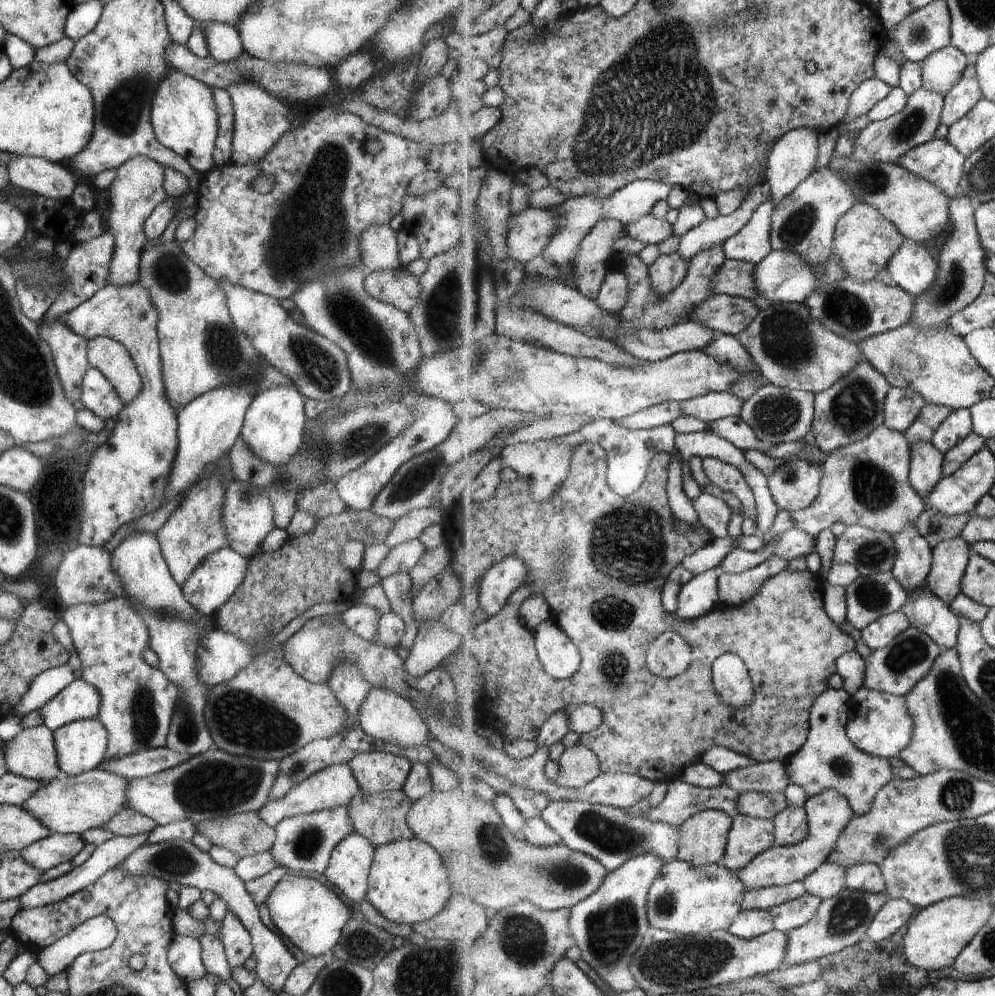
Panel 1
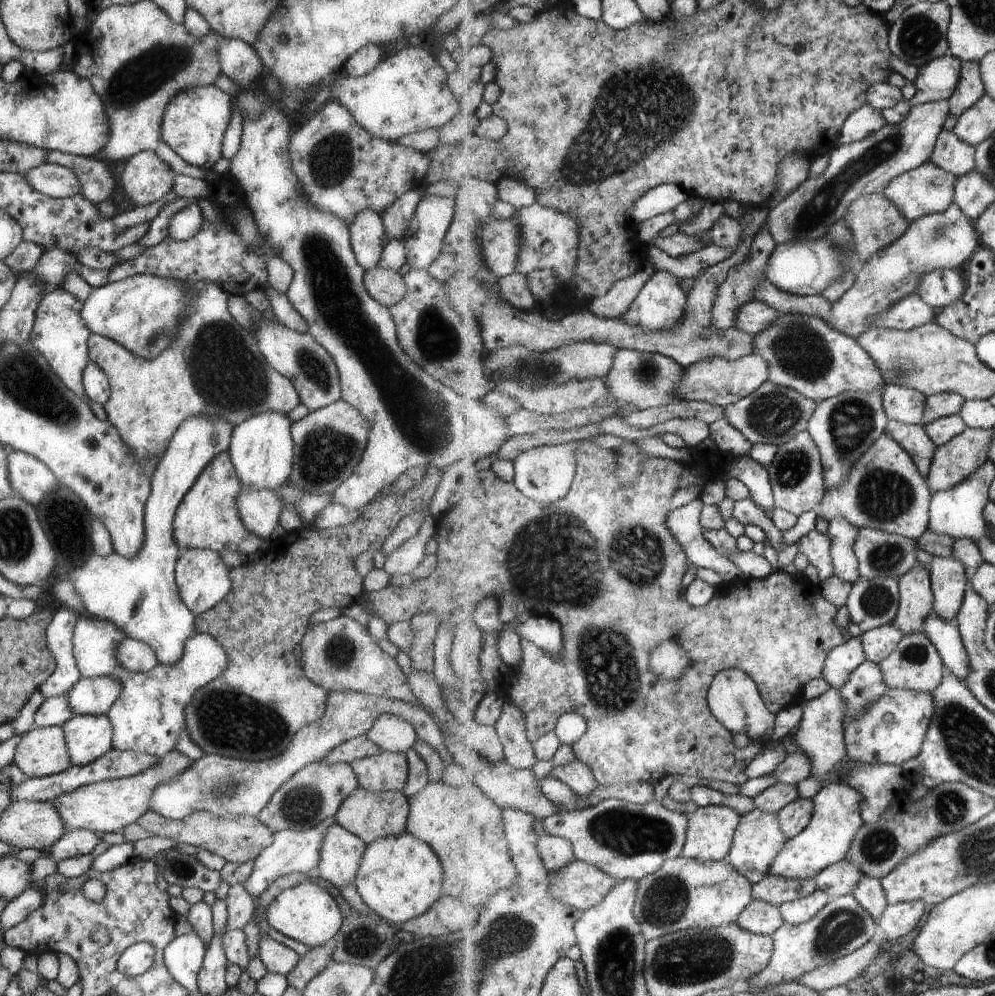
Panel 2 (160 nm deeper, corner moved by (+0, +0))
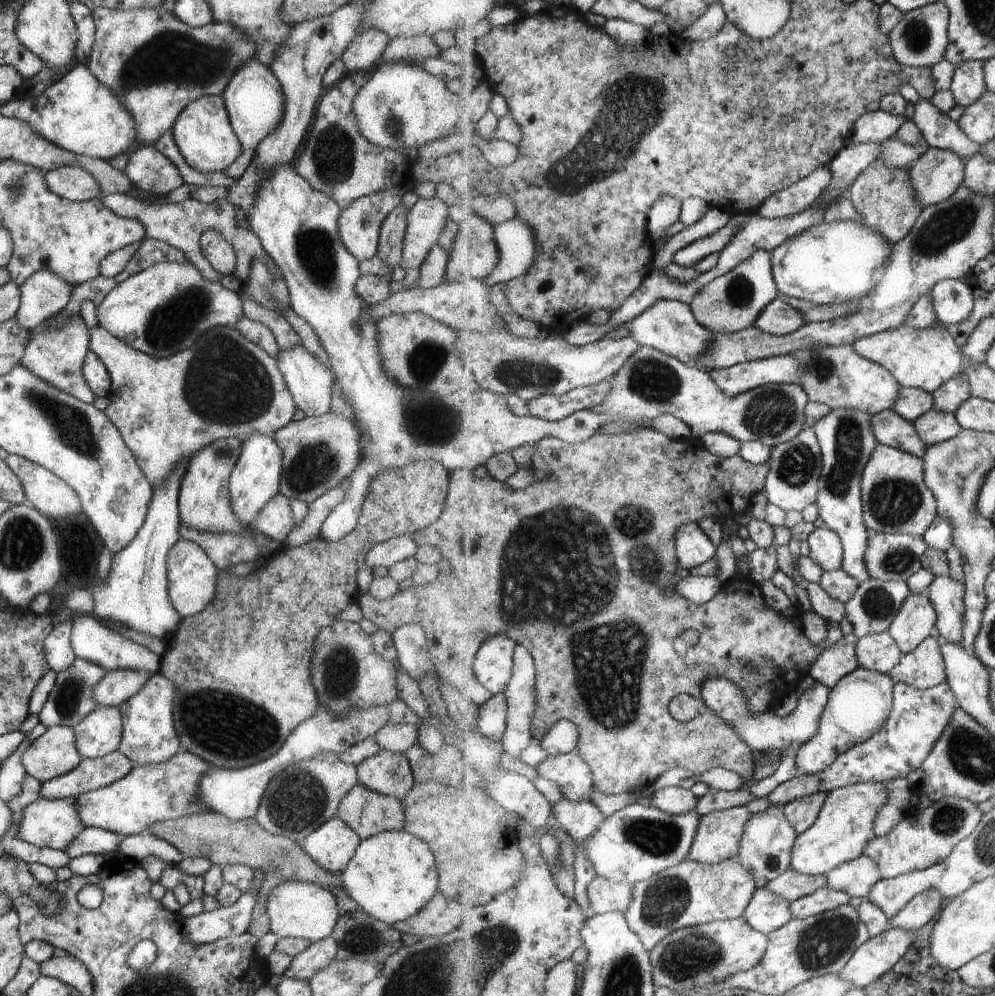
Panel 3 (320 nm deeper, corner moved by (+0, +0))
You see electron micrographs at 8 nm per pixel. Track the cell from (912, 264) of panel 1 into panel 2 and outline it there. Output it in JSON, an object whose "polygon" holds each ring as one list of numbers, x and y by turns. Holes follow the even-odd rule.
{"polygon":[[933,270,923,276,917,293,932,308,947,308,965,296,967,286,964,271]]}

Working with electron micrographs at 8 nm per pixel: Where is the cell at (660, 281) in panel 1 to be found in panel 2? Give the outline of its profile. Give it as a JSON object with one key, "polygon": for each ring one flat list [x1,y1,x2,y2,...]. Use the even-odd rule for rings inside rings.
{"polygon":[[657,270,622,318,645,330,669,330,683,320,685,310,687,295,679,277,667,270]]}

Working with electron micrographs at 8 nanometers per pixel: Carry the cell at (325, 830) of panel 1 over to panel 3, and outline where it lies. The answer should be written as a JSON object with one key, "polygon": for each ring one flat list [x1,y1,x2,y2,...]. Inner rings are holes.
{"polygon":[[255,869,250,888,241,893,235,903,183,918,181,936,198,945,223,937,236,937,244,933,247,930,250,912,263,879,262,869]]}

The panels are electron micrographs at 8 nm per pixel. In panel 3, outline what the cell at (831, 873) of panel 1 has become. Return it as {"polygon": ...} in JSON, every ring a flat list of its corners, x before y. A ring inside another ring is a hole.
{"polygon":[[865,854,842,864,828,875,828,886,852,897,864,899,882,879,880,866]]}

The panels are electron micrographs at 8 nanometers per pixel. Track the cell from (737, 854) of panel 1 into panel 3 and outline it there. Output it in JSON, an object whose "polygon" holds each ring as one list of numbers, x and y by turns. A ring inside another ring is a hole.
{"polygon":[[771,806,765,812,753,815,744,830,744,838,740,844,740,854,737,859,745,868,753,872,758,887,779,878,792,866,792,850,796,846,799,834,785,816,784,809]]}

